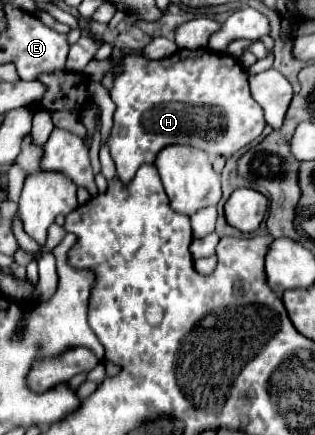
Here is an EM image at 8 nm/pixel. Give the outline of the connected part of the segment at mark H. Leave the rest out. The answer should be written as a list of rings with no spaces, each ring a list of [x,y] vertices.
[[[179,49],[175,55],[159,61],[145,59],[137,53],[127,55],[123,61],[123,73],[115,79],[115,87],[111,89],[111,99],[115,101],[117,111],[109,149],[113,151],[117,175],[125,185],[135,177],[143,163],[153,165],[157,153],[167,145],[191,145],[209,155],[231,157],[255,141],[265,129],[263,109],[249,93],[249,75],[243,65],[231,55],[215,55],[209,49]]]

